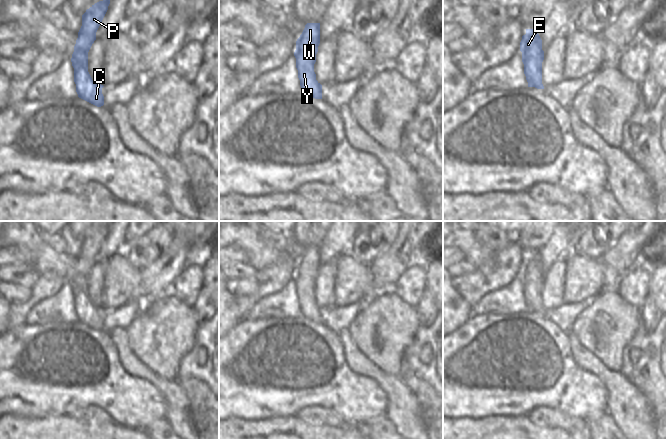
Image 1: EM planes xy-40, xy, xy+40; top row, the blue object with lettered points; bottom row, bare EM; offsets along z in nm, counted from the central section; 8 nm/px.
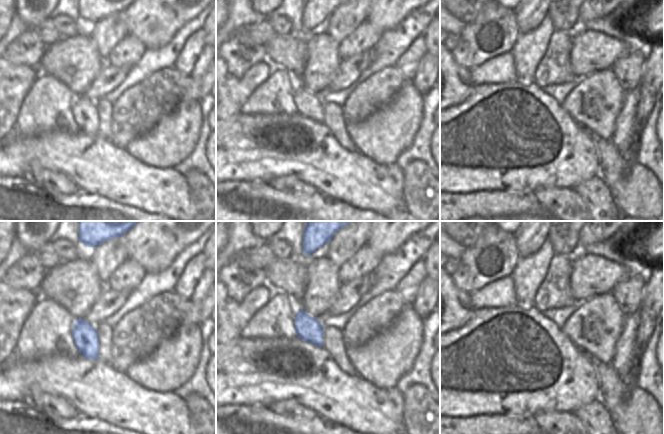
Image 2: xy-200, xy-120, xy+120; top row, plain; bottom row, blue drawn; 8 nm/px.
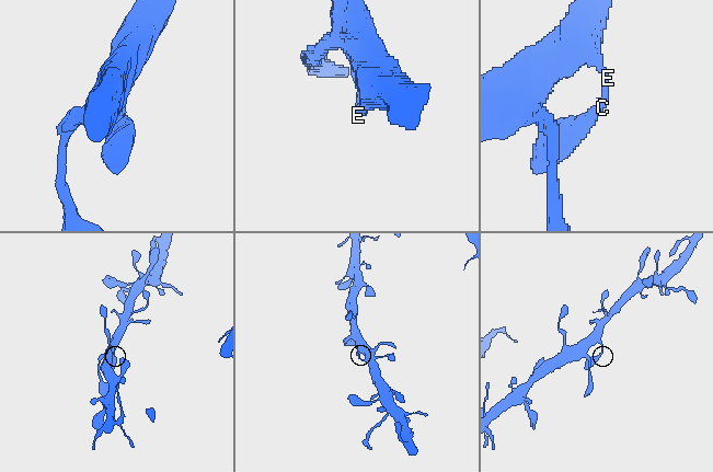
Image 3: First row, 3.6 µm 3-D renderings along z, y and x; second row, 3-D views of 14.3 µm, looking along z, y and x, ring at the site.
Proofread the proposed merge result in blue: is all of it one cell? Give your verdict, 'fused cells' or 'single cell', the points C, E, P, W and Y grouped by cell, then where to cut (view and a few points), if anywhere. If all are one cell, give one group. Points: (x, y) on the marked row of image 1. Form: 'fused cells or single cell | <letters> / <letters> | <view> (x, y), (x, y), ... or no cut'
single cell | C E P W Y | no cut

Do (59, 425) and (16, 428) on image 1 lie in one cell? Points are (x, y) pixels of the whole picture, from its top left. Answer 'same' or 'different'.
same

